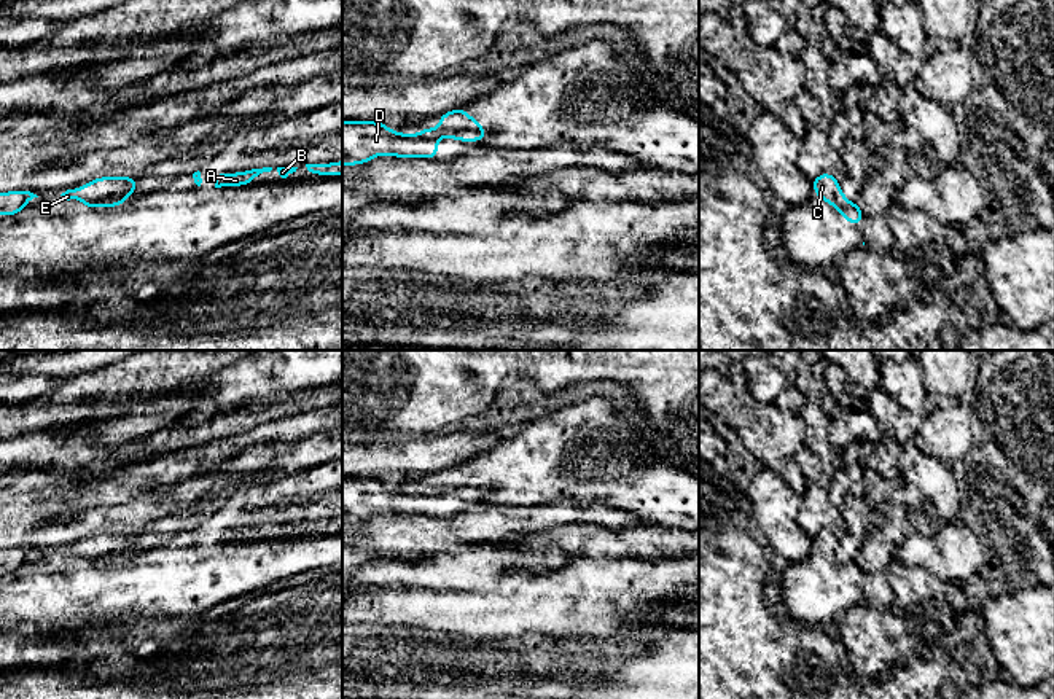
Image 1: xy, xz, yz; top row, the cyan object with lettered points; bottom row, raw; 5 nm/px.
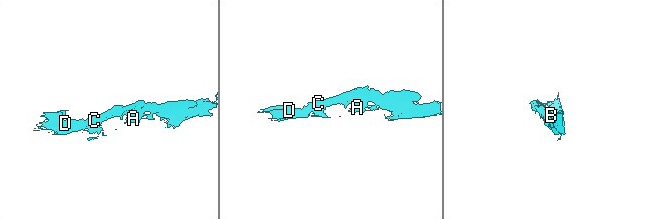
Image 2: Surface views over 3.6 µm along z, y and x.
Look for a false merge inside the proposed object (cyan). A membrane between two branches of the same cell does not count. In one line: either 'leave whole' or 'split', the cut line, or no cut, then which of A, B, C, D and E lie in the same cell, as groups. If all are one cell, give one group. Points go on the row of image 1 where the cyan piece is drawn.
split | xz (484, 131), (457, 131), (446, 136) | A B C E / D

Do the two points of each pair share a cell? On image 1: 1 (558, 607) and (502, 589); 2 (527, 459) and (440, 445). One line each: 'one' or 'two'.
1: one
2: two

